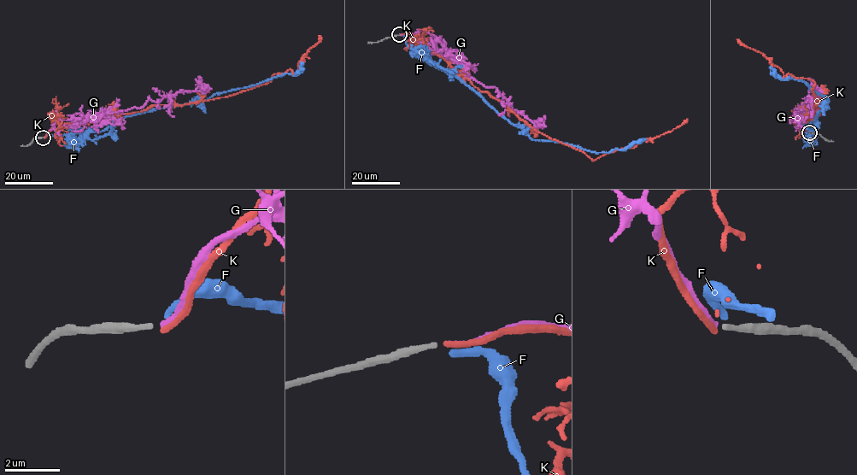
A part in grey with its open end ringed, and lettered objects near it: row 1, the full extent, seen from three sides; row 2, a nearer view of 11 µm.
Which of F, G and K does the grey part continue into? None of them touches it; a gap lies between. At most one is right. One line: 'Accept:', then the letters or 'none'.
Accept: G

